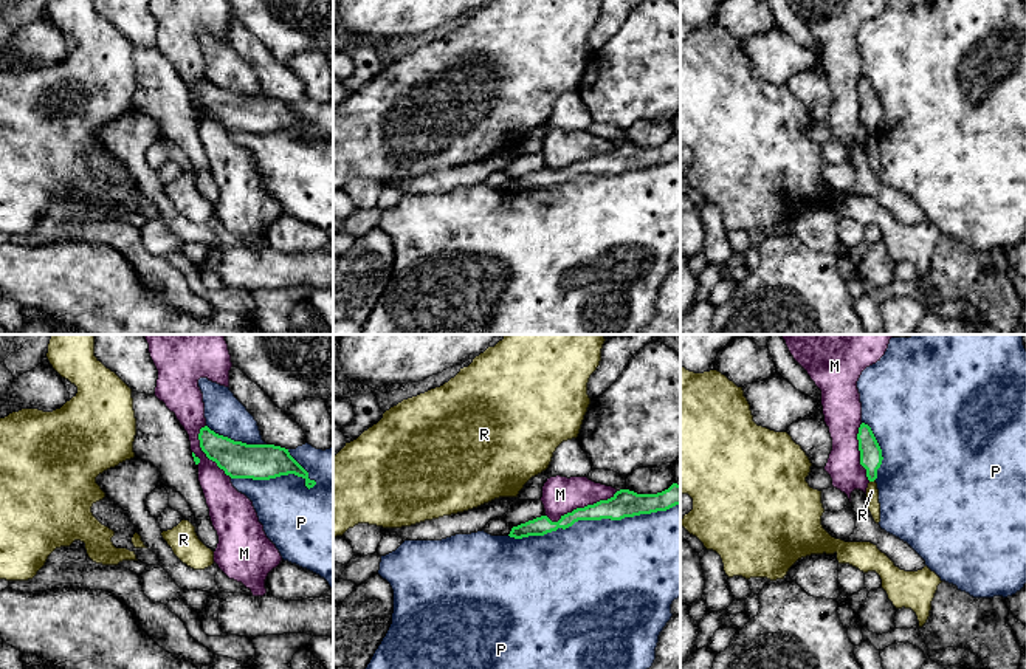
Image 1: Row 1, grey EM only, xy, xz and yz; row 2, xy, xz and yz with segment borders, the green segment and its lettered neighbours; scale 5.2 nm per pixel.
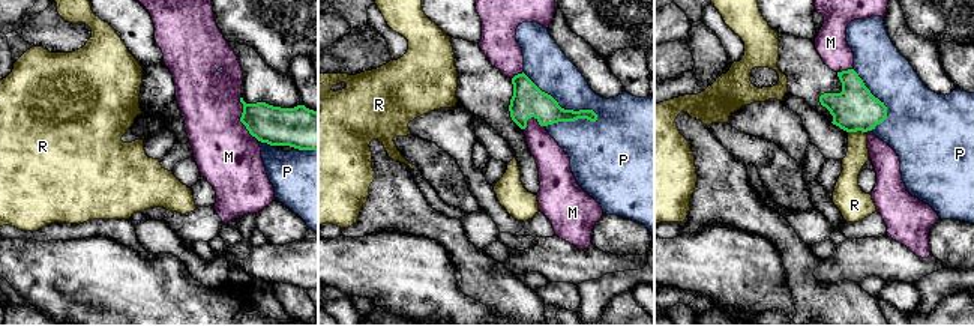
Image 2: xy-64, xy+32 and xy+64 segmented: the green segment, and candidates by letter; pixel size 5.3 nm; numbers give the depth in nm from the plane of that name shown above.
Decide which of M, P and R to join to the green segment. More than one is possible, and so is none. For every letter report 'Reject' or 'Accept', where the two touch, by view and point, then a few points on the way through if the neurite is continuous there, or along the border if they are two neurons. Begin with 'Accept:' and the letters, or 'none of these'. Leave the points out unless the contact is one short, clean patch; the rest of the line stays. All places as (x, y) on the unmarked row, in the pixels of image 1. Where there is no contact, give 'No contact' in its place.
Accept: none of these
M: Reject. Touches green at xz (581, 161)
P: Reject. Touches green at xz (594, 172)
R: Reject. Touches green at yz (871, 133). Boundary: yz (874, 132), (870, 135)

